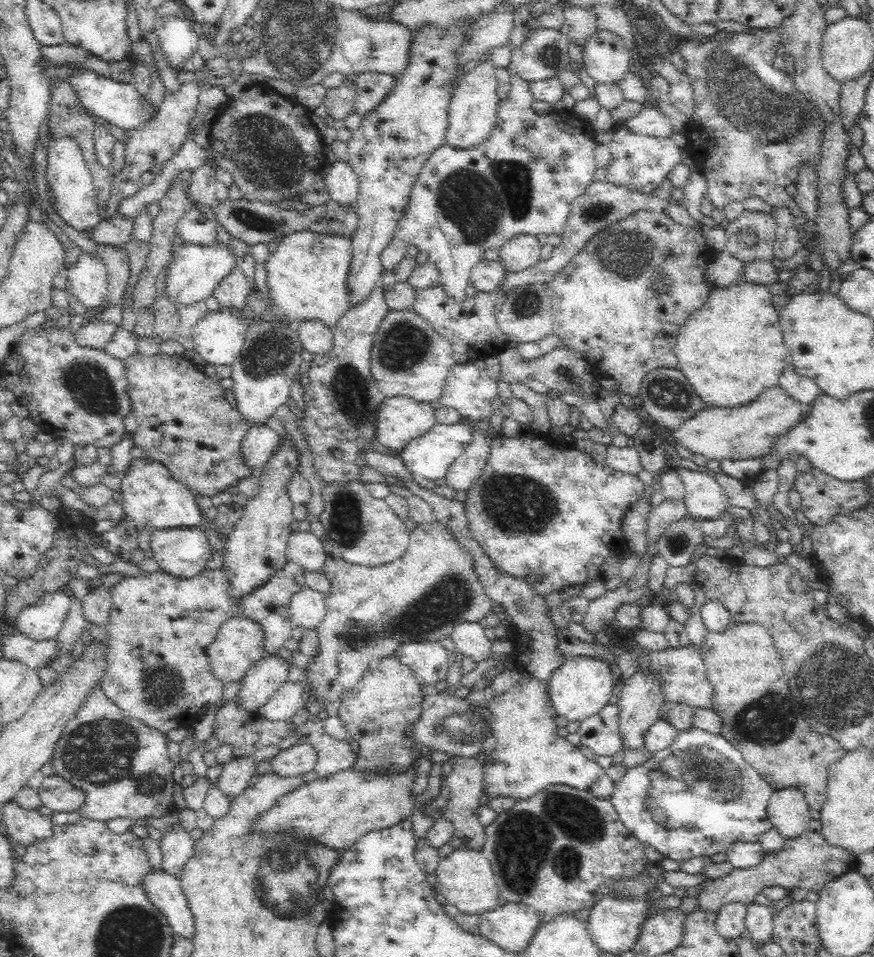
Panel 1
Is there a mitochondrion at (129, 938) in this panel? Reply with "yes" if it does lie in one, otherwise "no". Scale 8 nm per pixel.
yes

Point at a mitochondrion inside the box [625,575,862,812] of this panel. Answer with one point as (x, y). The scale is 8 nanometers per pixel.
(764, 722)

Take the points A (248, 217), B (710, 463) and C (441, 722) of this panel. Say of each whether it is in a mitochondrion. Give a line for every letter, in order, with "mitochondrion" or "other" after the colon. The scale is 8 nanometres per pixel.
A: mitochondrion
B: other
C: mitochondrion

